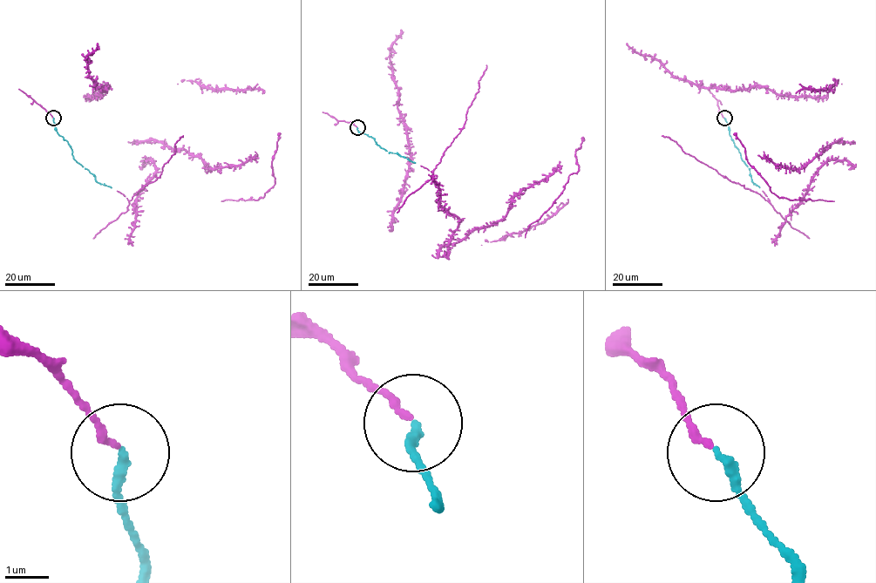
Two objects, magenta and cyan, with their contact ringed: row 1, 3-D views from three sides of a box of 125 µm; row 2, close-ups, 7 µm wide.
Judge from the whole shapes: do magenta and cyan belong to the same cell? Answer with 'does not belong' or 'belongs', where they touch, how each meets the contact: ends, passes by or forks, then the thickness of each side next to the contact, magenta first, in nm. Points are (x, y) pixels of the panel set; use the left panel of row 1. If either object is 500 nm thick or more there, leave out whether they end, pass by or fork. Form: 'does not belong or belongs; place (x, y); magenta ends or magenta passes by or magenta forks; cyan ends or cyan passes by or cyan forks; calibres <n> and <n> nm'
belongs; place (53, 118); magenta ends; cyan ends; calibres 160 and 220 nm

